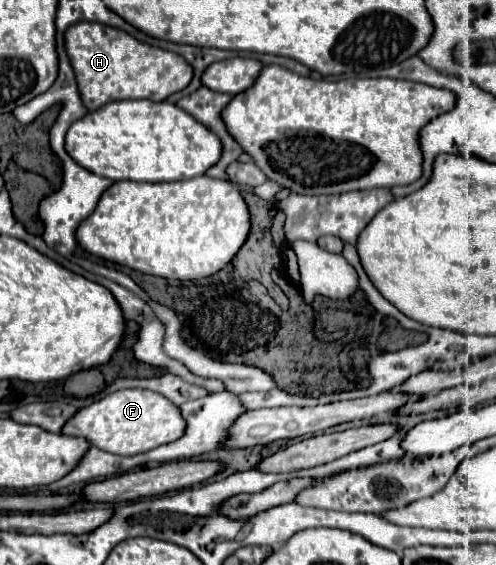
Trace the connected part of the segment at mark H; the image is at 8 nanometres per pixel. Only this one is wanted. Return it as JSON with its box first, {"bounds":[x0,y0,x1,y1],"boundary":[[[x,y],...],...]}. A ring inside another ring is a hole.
{"bounds":[64,22,194,110],"boundary":[[[80,22],[70,26],[64,38],[76,72],[76,82],[80,86],[80,96],[88,110],[98,110],[108,102],[128,98],[146,98],[156,102],[166,100],[170,94],[184,90],[194,78],[194,68],[180,54],[140,42],[124,30],[112,26]]]}

